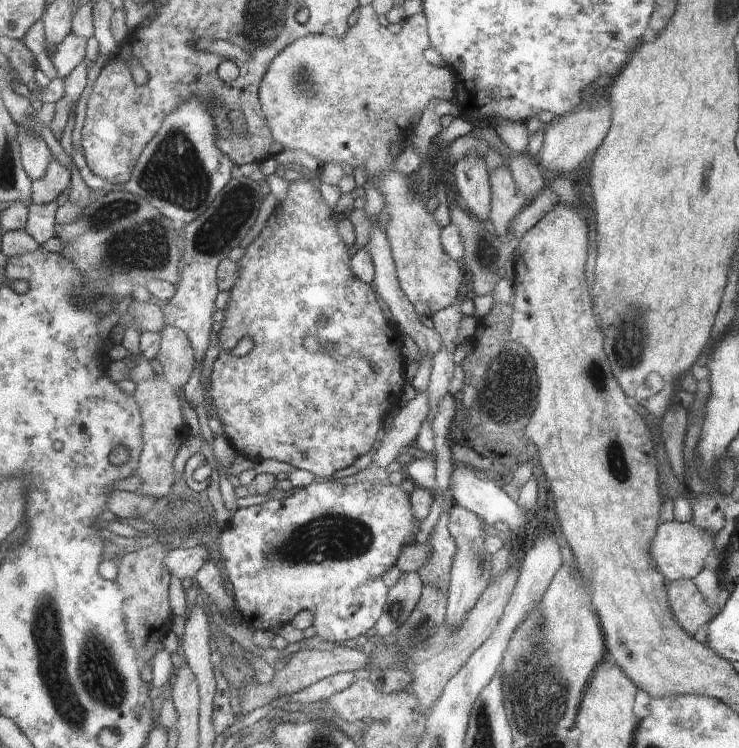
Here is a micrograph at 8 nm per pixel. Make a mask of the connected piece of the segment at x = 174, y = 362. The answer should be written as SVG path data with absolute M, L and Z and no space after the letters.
M134 301L130 316L134 316L134 320L144 332L160 332L162 336L158 358L163 365L164 374L156 375L154 379L137 384L134 396L143 408L145 420L145 451L136 474L142 477L143 484L137 493L159 498L162 503L166 503L164 496L170 496L170 500L173 499L172 486L174 486L177 476L176 470L174 470L174 460L178 458L182 444L191 436L190 428L187 426L184 412L182 412L182 400L178 398L178 390L184 391L184 386L190 382L190 376L196 366L196 351L188 333L181 327L173 327L168 323L163 308L159 305Z

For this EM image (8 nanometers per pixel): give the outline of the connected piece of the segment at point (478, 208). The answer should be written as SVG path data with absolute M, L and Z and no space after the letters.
M474 153L459 158L451 179L455 180L458 194L462 196L468 212L482 222L484 219L488 221L492 195L484 159Z

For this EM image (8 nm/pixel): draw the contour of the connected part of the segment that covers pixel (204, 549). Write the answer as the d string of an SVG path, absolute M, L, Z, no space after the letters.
M198 545L191 549L174 549L165 560L165 565L174 576L181 580L196 579L204 565L211 561L209 548L210 546L207 545Z

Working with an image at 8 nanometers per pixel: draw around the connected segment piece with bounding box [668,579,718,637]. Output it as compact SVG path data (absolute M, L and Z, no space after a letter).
M678 579L668 585L669 604L679 625L690 635L708 626L718 611L702 596L693 579Z

